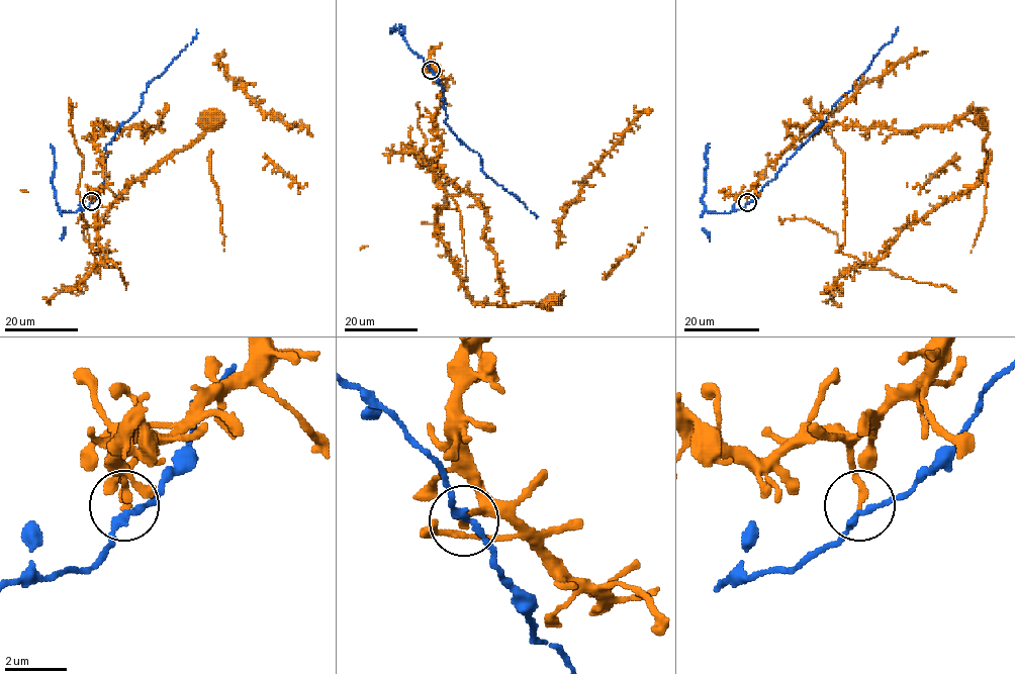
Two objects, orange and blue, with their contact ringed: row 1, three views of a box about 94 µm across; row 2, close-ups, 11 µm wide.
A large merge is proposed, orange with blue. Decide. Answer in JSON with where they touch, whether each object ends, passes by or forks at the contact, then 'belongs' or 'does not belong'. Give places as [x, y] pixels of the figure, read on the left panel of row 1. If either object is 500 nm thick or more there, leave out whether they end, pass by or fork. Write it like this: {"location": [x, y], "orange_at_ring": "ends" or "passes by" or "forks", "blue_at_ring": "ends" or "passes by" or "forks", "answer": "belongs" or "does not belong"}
{"location": [91, 201], "orange_at_ring": "ends", "blue_at_ring": "passes by", "answer": "does not belong"}

